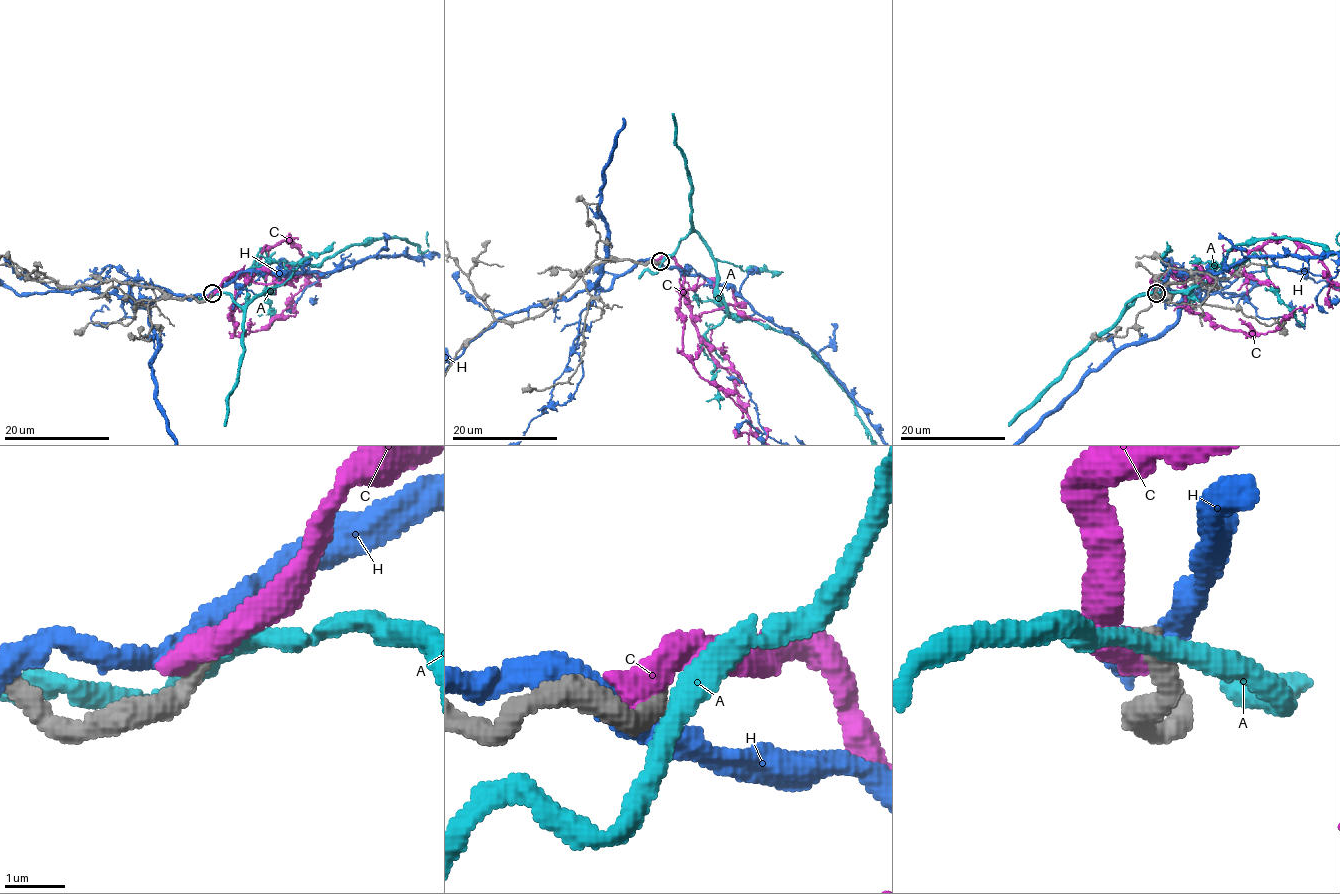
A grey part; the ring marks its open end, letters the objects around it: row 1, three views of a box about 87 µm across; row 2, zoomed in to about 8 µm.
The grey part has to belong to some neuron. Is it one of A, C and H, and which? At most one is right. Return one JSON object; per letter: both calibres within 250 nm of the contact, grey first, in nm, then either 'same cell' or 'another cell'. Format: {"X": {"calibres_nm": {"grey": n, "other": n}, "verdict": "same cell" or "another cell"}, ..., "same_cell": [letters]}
{"A": {"calibres_nm": {"grey": 400, "other": 360}, "verdict": "another cell"}, "C": {"calibres_nm": {"grey": 420, "other": 550}, "verdict": "another cell"}, "H": {"calibres_nm": {"grey": 400, "other": 380}, "verdict": "another cell"}, "same_cell": []}

